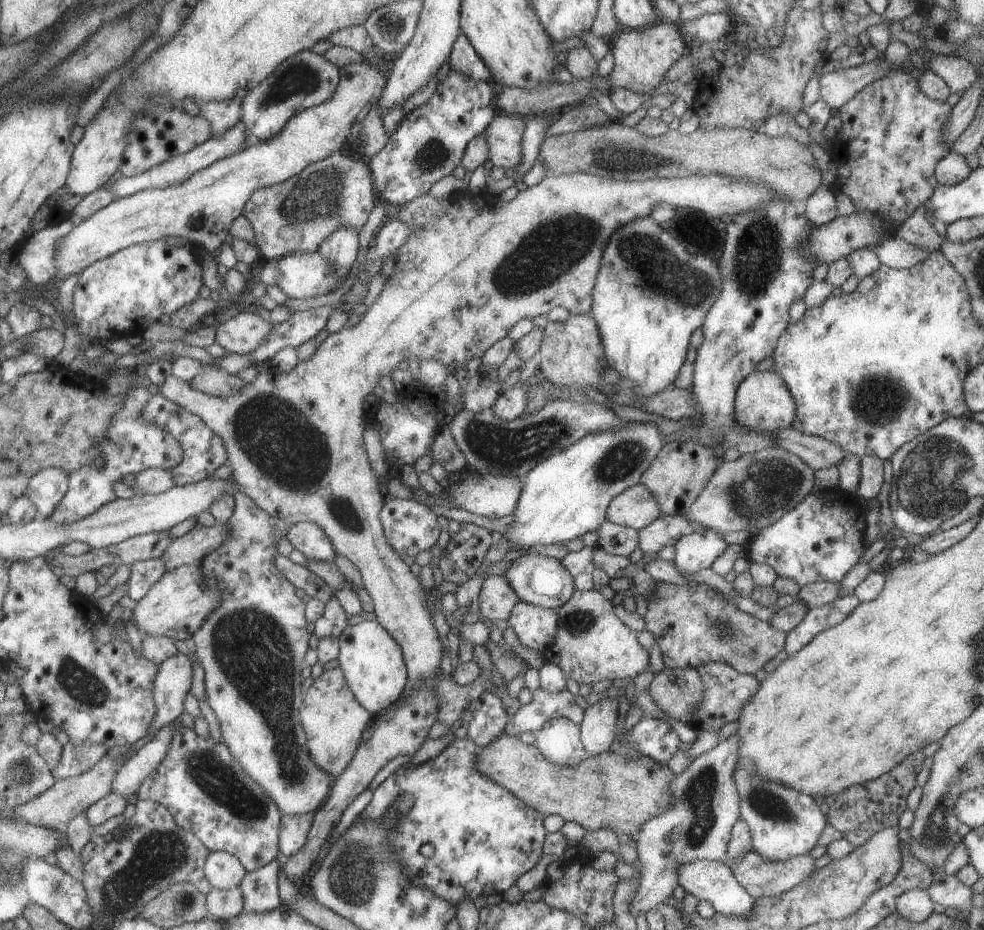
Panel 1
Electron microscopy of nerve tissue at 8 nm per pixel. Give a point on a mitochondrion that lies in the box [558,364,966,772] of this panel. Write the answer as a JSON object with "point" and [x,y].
{"point":[765,487]}

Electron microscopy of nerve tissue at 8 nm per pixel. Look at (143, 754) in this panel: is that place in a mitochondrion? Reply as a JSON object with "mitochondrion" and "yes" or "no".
{"mitochondrion":"no"}

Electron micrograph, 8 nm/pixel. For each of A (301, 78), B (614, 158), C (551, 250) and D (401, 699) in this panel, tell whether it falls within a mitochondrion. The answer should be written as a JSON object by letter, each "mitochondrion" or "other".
{"A":"mitochondrion","B":"mitochondrion","C":"mitochondrion","D":"other"}

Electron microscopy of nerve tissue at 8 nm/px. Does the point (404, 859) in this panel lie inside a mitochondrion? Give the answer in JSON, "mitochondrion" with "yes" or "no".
{"mitochondrion":"yes"}

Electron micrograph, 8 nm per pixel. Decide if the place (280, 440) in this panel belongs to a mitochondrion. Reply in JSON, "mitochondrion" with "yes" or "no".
{"mitochondrion":"yes"}

